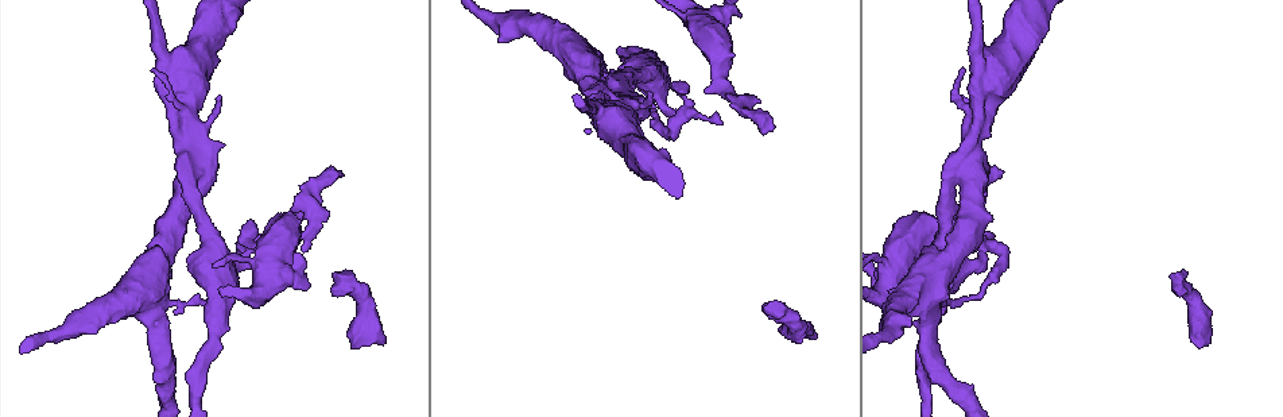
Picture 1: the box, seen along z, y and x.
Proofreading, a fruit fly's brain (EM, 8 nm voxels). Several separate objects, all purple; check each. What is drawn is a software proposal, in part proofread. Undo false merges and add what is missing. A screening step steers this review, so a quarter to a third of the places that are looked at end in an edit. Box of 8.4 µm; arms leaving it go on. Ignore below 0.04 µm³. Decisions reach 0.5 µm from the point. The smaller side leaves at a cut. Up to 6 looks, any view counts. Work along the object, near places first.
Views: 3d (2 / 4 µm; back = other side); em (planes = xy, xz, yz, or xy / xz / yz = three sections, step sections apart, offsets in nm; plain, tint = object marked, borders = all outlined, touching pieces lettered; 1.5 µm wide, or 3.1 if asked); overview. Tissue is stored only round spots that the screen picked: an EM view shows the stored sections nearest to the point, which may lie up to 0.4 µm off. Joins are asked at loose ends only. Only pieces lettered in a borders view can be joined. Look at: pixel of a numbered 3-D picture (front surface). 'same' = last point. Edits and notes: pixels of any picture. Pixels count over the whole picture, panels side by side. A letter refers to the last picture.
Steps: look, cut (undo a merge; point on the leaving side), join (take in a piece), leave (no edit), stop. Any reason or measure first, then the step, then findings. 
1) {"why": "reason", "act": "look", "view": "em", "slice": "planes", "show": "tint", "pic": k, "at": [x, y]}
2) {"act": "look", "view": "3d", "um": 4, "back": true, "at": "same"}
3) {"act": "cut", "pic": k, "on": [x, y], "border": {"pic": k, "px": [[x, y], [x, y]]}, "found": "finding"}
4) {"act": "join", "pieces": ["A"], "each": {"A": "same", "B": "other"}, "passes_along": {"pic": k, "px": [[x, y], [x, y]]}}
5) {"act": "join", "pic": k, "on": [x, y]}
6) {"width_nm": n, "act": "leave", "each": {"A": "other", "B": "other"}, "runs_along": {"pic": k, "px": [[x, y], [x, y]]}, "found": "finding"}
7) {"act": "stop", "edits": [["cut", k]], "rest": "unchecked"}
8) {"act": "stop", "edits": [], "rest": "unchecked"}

{"why": "an open end", "act": "look", "view": "em", "slice": "planes", "show": "borders", "pic": 1, "at": [773, 123]}

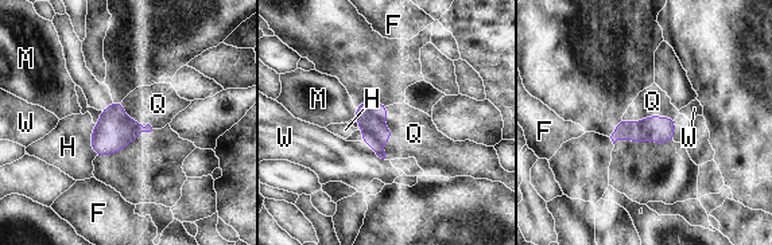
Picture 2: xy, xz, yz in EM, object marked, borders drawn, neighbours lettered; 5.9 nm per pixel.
{"act": "join", "pieces": ["Q"], "each": {"F": "other", "H": "other", "M": "other", "Q": "same", "W": "other"}, "passes_along": {"pic": 2, "px": [[371, 115], [391, 133], [414, 133]]}, "found": "the neuron continues"}

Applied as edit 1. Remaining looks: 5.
{"why": "sharp bend", "act": "look", "view": "em", "slice": "yz", "step": 4, "show": "tint", "pic": 1, "at": [678, 114]}

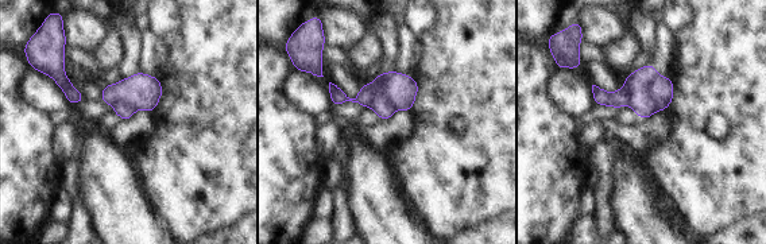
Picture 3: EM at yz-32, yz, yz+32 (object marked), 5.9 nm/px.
{"act": "look", "view": "em", "slice": "planes", "show": "borders", "at": "same"}

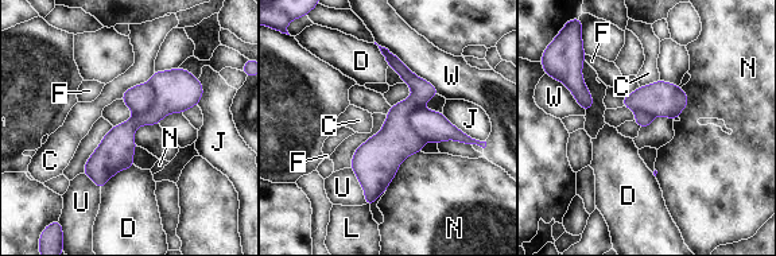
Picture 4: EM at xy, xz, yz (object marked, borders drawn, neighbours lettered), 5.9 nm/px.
{"width_nm": 190, "act": "cut", "pic": 4, "on": [175, 90], "each": {"C": "other", "D": "other", "F": "other", "J": "other", "L": "other", "N": "other", "U": "other", "W": "other"}, "part_leaving": {"pic": 4, "px": [[196, 82], [138, 120], [86, 170]]}, "found": "two neurons meet here"}

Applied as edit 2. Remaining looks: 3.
{"why": "an open end", "act": "look", "view": "em", "slice": "yz", "step": 8, "show": "borders", "pic": 1, "at": [1174, 276]}

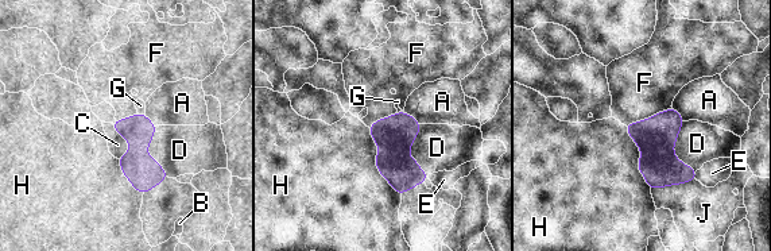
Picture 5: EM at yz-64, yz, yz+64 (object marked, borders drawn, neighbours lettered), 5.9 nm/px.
{"act": "look", "view": "em", "slice": "planes", "show": "borders", "at": "same"}

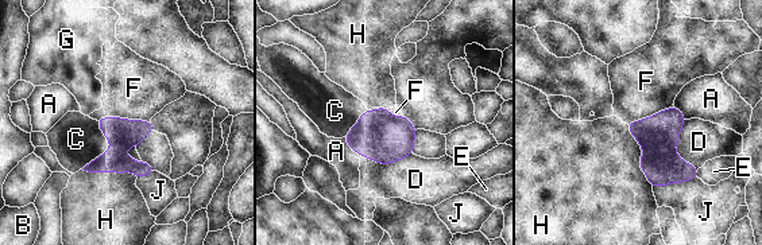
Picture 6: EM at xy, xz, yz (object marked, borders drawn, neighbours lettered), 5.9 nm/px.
{"width_nm": 180, "act": "join", "pieces": ["C"], "each": {"A": "other", "B": "other", "C": "same", "D": "other", "E": "other", "F": "other", "G": "other", "H": "other", "J": "other"}, "passes_along": {"pic": 6, "px": [[122, 133], [109, 148], [76, 139]]}, "found": "the neuron continues"}

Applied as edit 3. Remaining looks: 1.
{"act": "stop", "edits": [["join", 2], ["cut", 4], ["join", 6]], "rest": "unchecked"}

